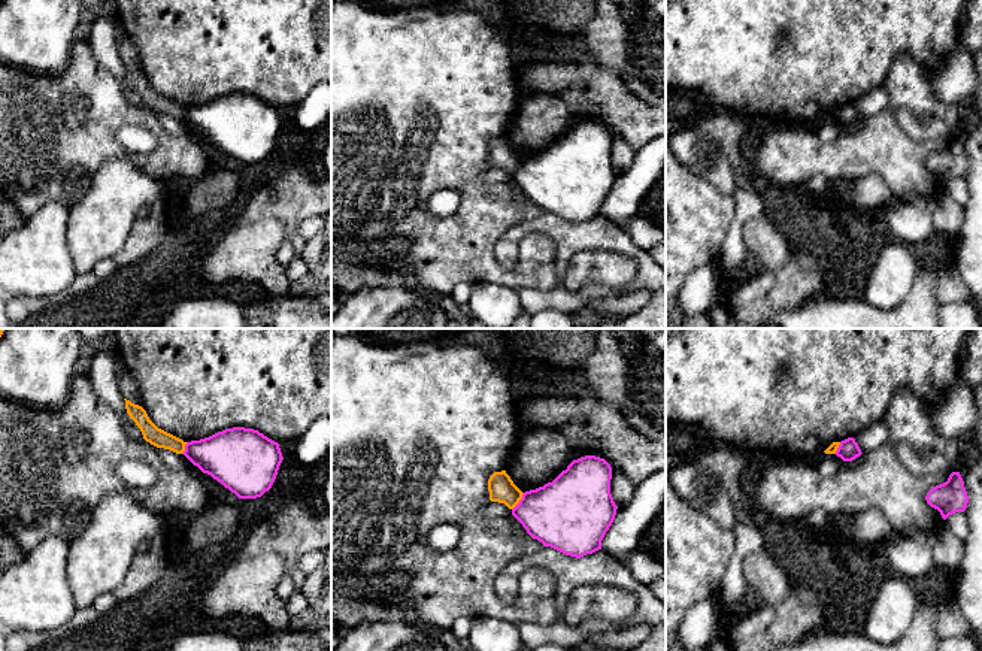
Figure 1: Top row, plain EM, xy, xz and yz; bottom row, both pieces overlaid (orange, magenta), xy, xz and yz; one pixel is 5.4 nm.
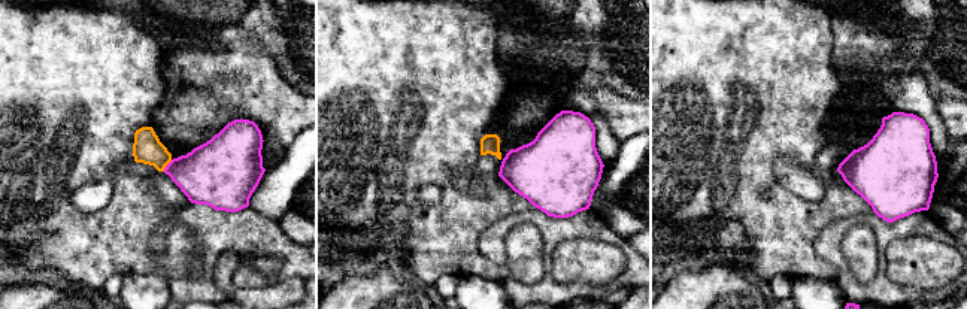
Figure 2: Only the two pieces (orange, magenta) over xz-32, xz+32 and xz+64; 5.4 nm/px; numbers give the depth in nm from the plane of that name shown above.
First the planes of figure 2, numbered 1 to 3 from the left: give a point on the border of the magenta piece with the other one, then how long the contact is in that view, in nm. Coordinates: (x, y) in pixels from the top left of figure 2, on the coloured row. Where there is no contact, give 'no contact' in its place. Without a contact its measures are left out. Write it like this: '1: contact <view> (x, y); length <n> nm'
1: contact xz-32 (166, 164); length 80 nm
2: no contact
3: no contact

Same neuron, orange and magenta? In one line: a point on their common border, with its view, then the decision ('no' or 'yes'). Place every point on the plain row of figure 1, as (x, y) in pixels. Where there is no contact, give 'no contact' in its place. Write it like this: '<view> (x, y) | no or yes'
xz (518, 167) | no

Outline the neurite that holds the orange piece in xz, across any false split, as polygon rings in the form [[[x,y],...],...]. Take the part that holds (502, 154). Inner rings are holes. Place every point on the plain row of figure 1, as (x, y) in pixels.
[[[506,136],[494,137],[488,145],[490,166],[513,175],[522,164],[522,157],[513,149]]]

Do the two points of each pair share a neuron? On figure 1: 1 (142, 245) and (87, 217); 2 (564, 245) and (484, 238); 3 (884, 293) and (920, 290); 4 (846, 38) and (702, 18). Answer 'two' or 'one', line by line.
1: two
2: two
3: two
4: one

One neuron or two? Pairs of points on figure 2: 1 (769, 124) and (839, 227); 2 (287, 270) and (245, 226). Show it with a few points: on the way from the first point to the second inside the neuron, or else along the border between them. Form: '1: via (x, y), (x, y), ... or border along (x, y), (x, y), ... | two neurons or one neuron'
1: border along (869, 212), (828, 224), (817, 238), (814, 250) | two neurons
2: via (288, 257), (266, 235), (258, 233) | one neuron

